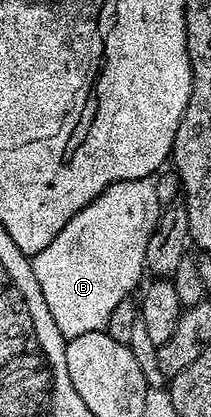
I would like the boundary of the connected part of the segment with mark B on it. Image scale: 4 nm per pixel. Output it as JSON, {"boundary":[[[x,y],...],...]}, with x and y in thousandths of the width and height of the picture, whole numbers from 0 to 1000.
{"boundary":[[[706,424],[559,434],[521,444],[464,475],[412,487],[313,540],[313,549],[294,549],[294,559],[275,559],[275,568],[256,568],[256,578],[237,578],[237,588],[218,588],[218,597],[199,597],[152,621],[161,664],[199,693],[199,712],[218,712],[237,760],[256,760],[256,779],[275,779],[308,815],[498,791],[521,751],[540,751],[559,722],[611,715],[630,705],[626,695],[668,686],[664,657],[692,650],[692,578],[711,578],[711,559],[730,559],[768,504],[739,436],[735,427]]]}

